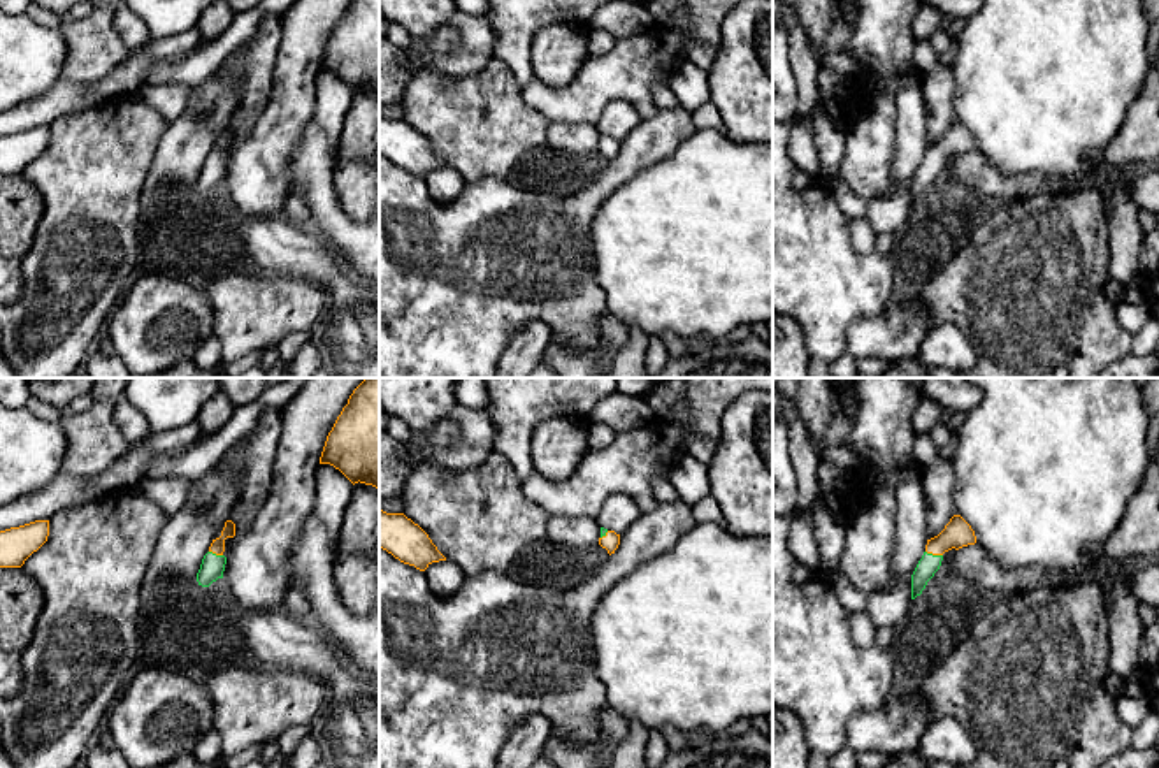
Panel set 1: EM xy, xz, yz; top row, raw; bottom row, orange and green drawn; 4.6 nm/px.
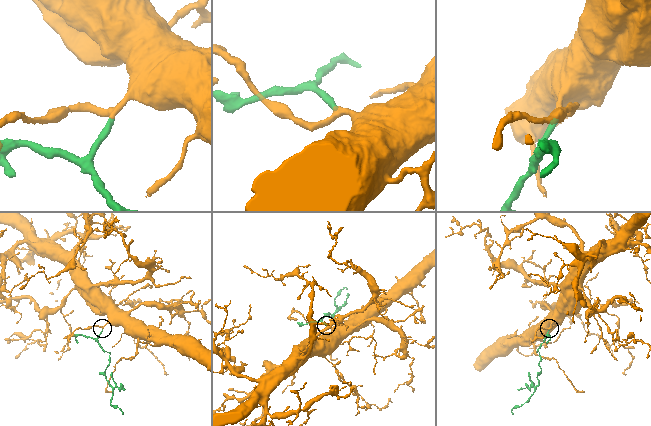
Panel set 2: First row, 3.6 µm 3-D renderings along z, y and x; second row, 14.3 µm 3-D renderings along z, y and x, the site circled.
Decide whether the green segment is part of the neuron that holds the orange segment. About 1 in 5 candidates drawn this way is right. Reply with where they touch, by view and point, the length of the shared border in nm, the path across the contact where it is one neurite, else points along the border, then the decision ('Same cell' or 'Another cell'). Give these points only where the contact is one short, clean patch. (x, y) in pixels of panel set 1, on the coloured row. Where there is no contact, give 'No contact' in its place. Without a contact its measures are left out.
Touches orange at yz (935, 554). Shared border 80 nm. Path across: yz (957, 533), (935, 554), (926, 568). Same cell

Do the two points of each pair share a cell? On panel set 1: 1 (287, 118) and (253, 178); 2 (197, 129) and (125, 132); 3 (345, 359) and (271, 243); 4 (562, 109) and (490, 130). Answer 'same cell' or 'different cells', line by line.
1: same cell
2: different cells
3: same cell
4: different cells

